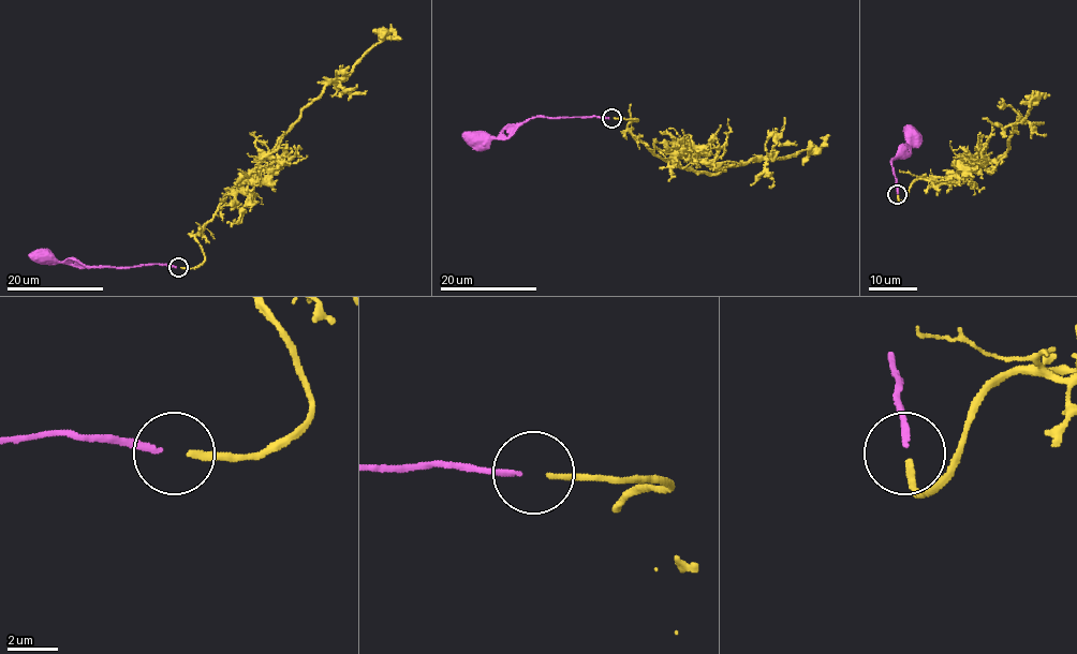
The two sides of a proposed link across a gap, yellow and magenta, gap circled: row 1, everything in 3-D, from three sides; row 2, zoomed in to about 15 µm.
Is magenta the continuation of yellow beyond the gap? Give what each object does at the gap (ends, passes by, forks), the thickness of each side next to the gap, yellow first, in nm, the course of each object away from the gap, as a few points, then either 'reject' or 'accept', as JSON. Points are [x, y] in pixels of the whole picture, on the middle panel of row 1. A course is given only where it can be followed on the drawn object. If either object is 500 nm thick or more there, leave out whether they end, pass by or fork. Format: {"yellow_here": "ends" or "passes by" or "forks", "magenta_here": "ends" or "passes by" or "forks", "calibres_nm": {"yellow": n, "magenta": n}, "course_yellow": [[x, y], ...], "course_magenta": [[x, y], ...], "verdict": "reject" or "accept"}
{"yellow_here": "ends", "magenta_here": "ends", "calibres_nm": {"yellow": 240, "magenta": 240}, "course_yellow": [[614, 118], [637, 120], [628, 131], [649, 151], [710, 175], [754, 158], [814, 153], [828, 134]], "course_magenta": [[609, 118], [532, 117], [509, 136], [476, 138]], "verdict": "accept"}

